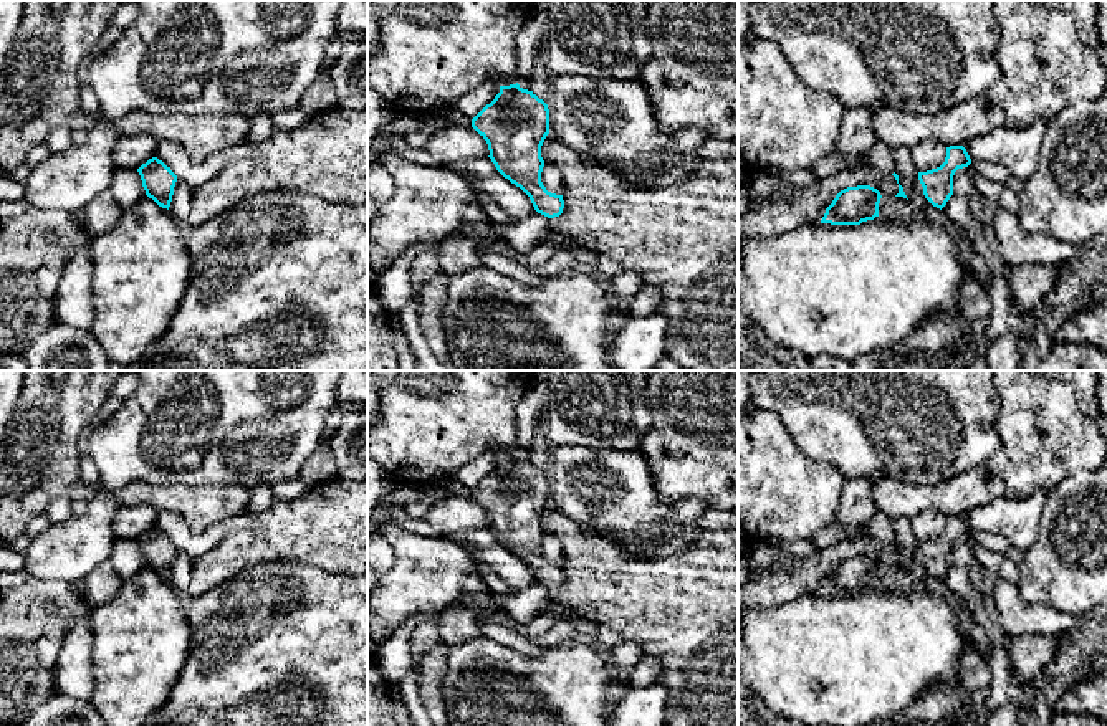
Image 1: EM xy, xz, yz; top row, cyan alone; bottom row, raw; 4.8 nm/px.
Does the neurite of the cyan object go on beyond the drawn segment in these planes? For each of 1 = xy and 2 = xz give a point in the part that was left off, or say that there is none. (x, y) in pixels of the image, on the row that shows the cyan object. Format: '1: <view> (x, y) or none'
1: none
2: none

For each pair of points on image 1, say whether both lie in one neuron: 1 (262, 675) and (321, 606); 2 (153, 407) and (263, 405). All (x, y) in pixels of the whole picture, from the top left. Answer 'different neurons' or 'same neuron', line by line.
1: same neuron
2: same neuron

